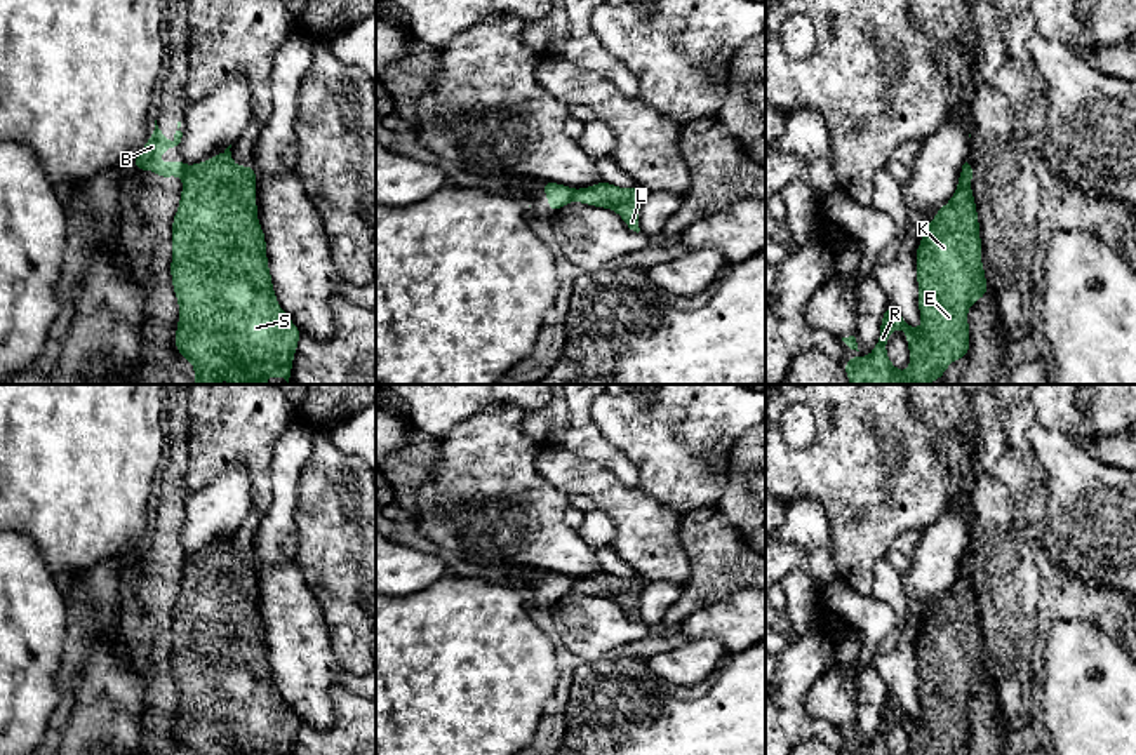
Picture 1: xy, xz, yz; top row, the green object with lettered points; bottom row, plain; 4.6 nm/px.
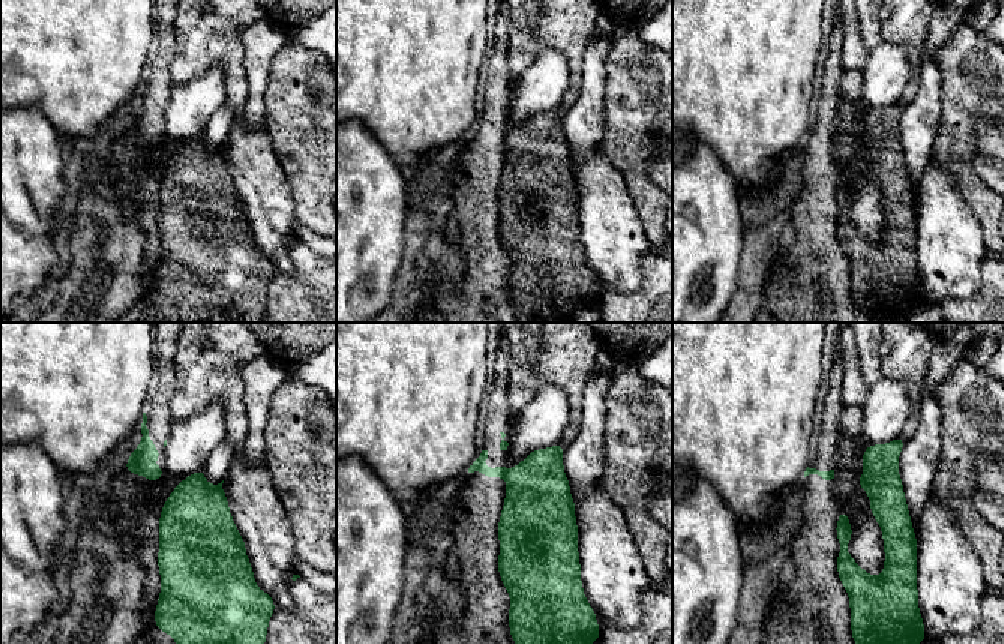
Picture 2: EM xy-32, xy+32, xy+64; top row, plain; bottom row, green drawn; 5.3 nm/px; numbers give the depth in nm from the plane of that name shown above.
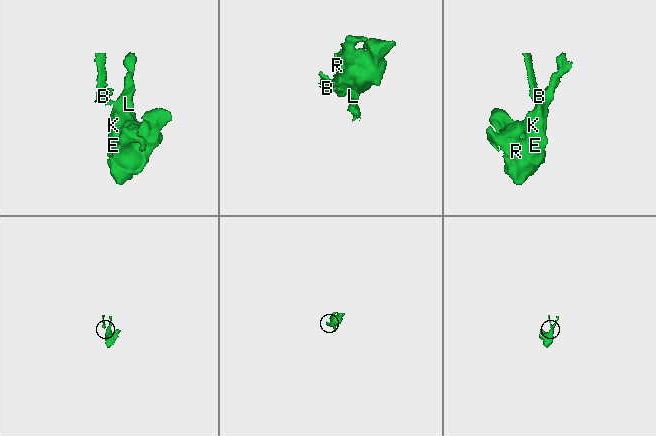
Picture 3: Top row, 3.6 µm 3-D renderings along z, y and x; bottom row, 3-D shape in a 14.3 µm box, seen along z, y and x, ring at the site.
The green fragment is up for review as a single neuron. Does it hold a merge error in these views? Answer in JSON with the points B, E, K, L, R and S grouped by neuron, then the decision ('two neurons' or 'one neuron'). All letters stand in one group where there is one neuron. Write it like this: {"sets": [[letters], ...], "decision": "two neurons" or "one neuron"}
{"sets": [["B"], ["E", "K", "L", "R", "S"]], "decision": "two neurons"}

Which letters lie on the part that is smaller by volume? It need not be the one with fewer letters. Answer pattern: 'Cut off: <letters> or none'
Cut off: B

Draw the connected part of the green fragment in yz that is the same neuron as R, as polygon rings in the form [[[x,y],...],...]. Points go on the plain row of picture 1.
[[[962,557],[959,576],[952,590],[943,595],[929,612],[915,642],[919,701],[924,710],[920,718],[910,717],[889,692],[880,712],[880,725],[870,746],[849,748],[845,755],[892,755],[885,743],[889,725],[896,717],[906,724],[910,755],[950,755],[955,748],[967,748],[969,713],[967,699],[988,682],[983,651],[979,649],[981,628],[974,586],[971,581],[972,558]]]

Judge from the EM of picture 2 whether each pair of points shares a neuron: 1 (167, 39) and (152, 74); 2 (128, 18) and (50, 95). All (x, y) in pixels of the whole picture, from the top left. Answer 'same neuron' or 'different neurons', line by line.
1: same neuron
2: same neuron

